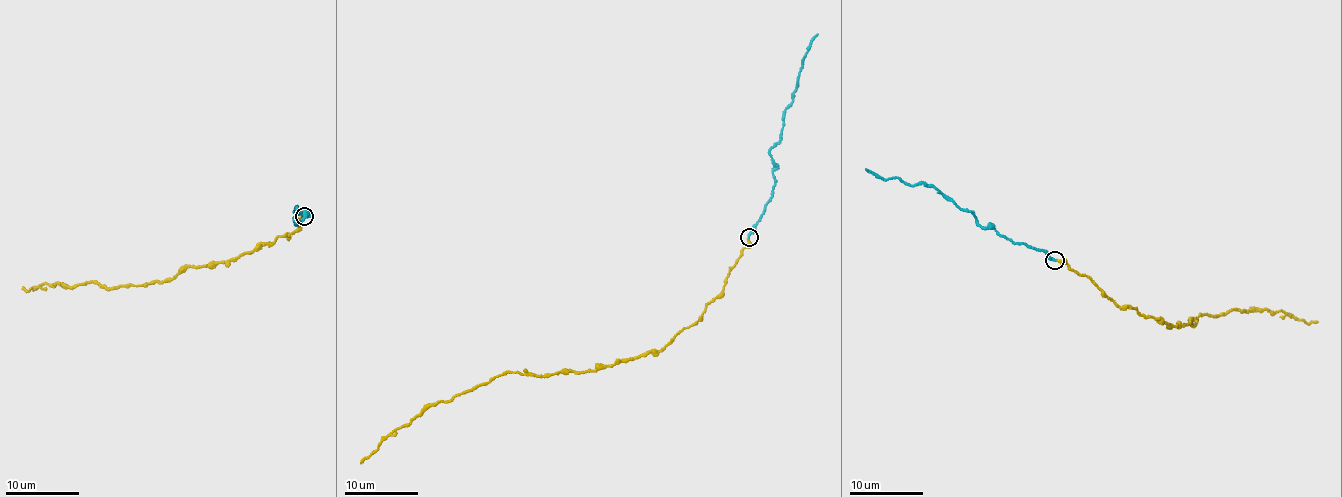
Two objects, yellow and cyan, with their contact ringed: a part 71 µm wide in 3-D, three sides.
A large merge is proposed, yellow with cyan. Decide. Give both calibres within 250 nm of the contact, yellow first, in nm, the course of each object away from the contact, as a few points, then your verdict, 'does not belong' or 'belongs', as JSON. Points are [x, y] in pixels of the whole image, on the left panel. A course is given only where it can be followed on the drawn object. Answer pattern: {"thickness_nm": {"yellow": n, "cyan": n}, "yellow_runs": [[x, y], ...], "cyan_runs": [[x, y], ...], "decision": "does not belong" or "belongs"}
{"thickness_nm": {"yellow": 240, "cyan": 280}, "yellow_runs": [[303, 214], [291, 237], [187, 266], [171, 279], [106, 288], [94, 282], [22, 286]], "cyan_runs": [[304, 216], [311, 214], [300, 222], [295, 220], [300, 212], [294, 210], [295, 225], [300, 220]], "decision": "belongs"}

